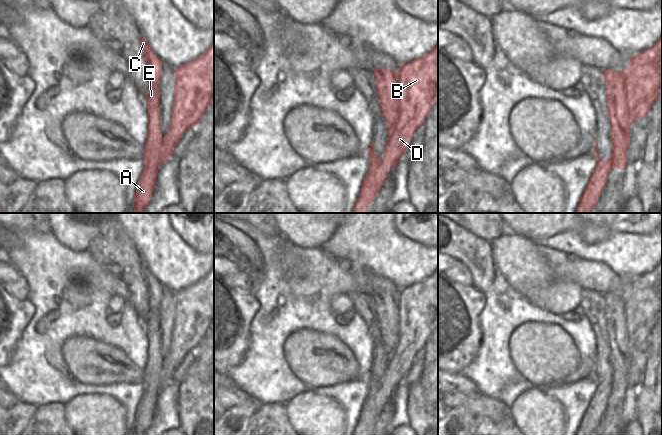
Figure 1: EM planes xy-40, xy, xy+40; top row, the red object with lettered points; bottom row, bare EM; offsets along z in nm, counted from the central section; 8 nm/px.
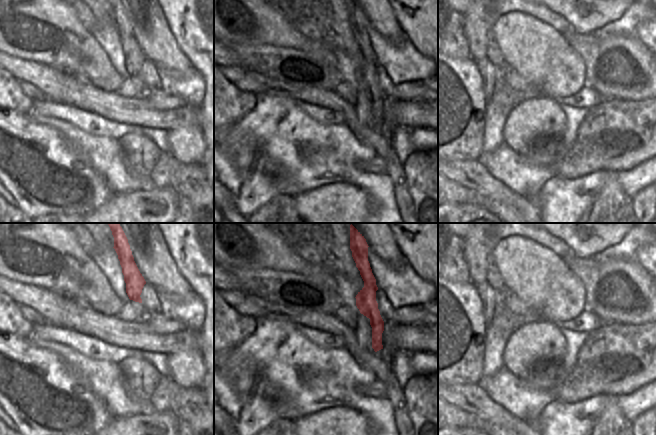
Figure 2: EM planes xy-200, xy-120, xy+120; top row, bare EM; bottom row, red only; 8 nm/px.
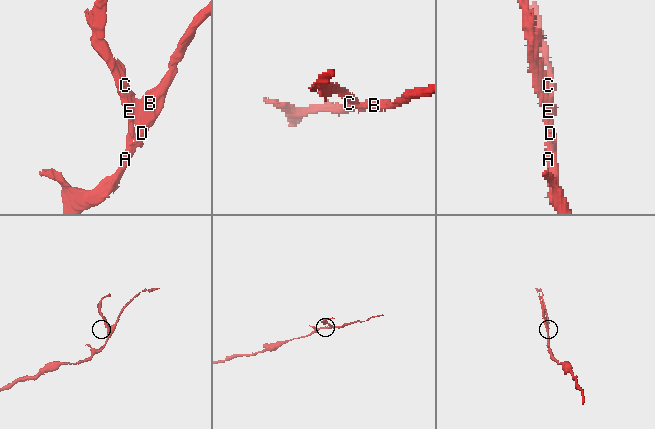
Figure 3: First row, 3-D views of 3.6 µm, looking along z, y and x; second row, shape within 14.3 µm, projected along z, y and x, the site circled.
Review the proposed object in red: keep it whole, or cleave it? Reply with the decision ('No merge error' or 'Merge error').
Merge error

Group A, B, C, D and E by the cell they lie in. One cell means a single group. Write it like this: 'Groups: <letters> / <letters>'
Groups: A C E / B D

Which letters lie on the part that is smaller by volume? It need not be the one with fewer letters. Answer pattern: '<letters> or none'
A, C, E

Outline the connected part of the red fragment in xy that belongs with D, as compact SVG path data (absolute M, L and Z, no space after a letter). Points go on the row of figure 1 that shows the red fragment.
M438 44L427 54L398 69L400 73L400 109L398 121L388 126L388 141L384 149L384 157L375 165L370 162L368 169L369 176L362 183L358 199L352 209L352 213L368 213L368 205L371 204L384 181L388 177L388 171L395 168L403 158L414 131L421 125L438 99Z

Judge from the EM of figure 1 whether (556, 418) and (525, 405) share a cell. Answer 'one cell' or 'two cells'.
one cell

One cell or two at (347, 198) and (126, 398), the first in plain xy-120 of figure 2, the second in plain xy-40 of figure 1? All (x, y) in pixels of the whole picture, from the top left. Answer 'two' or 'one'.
two

